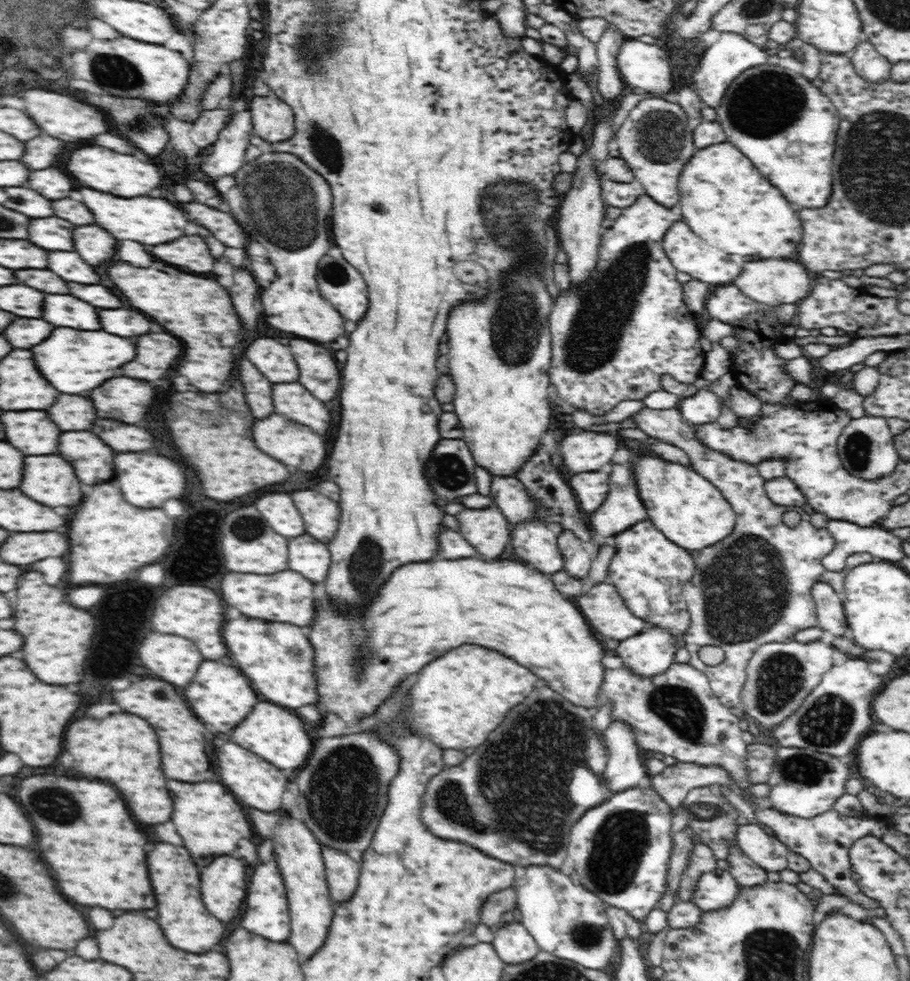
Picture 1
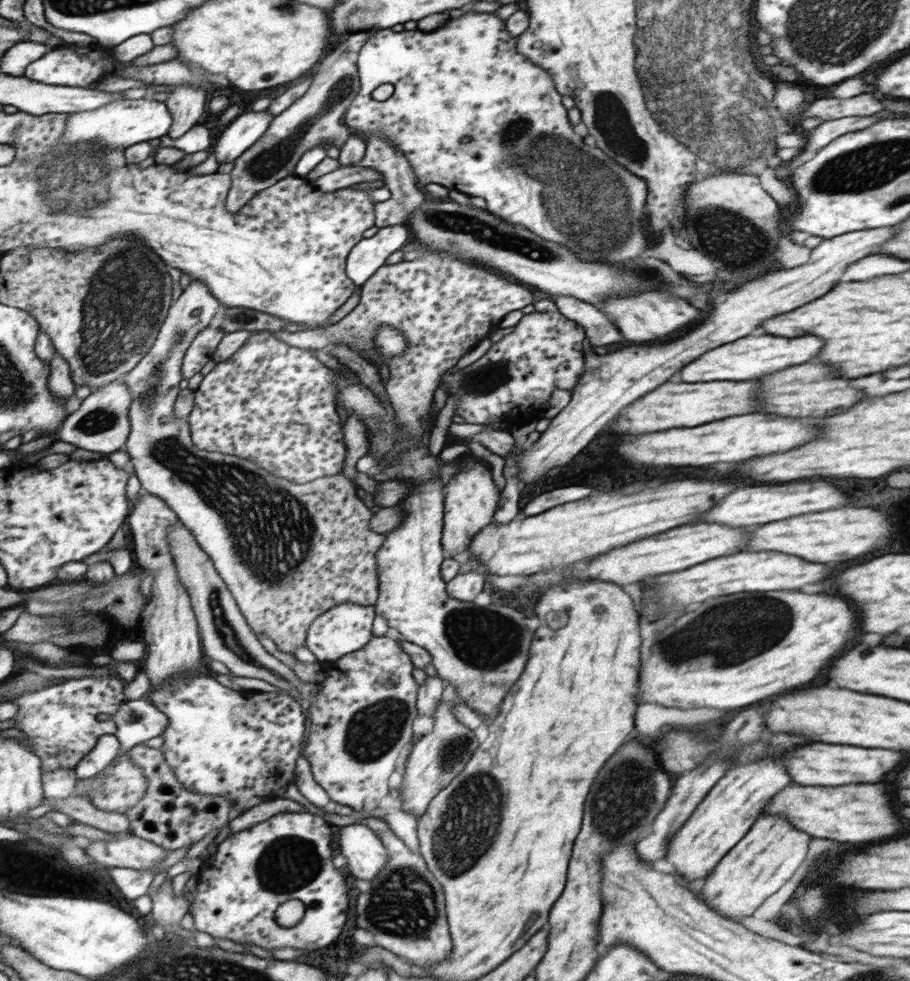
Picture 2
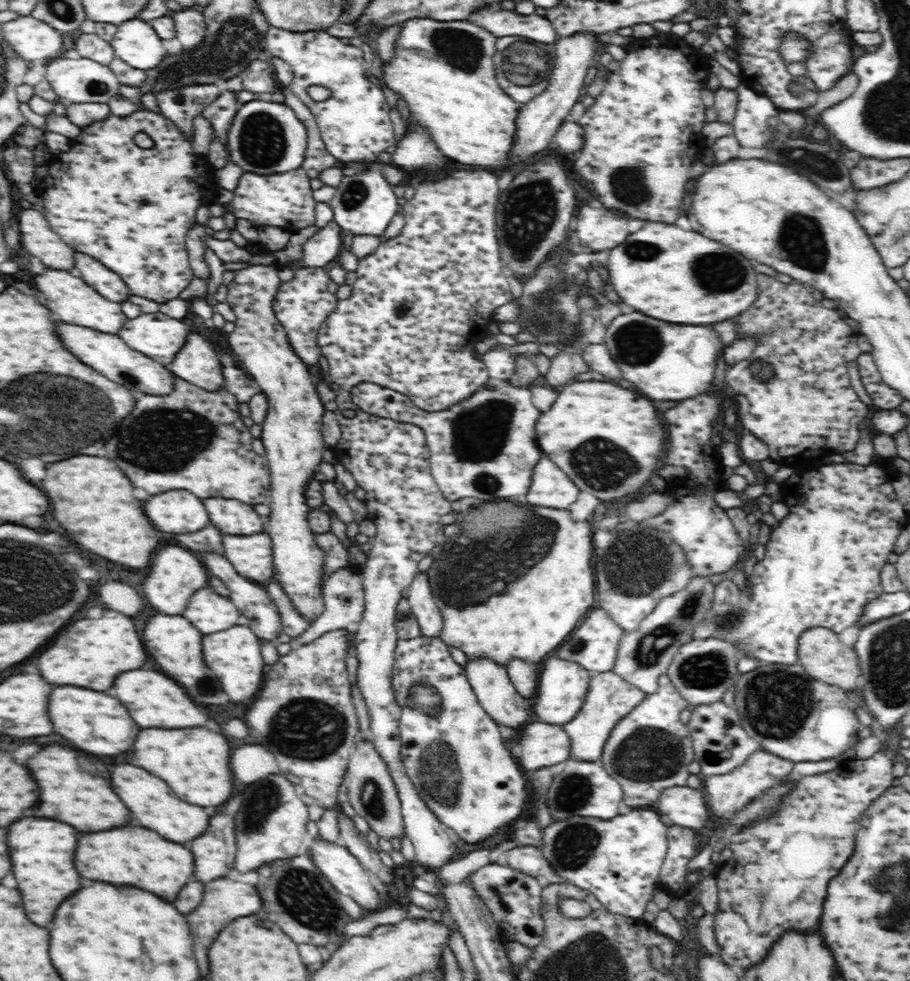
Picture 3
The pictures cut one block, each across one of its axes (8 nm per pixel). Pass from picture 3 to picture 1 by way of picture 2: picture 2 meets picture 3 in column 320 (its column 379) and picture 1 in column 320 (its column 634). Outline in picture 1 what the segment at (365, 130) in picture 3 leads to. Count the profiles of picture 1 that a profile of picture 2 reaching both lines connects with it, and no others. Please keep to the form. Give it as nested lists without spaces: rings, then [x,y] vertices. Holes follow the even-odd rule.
[[[269,151],[245,162],[234,180],[242,190],[242,200],[246,200],[246,216],[254,224],[248,238],[264,244],[278,274],[270,288],[260,294],[266,320],[276,330],[316,342],[338,340],[345,336],[345,320],[320,296],[317,285],[318,262],[335,245],[331,231],[333,199],[328,182],[305,161],[288,152]]]

